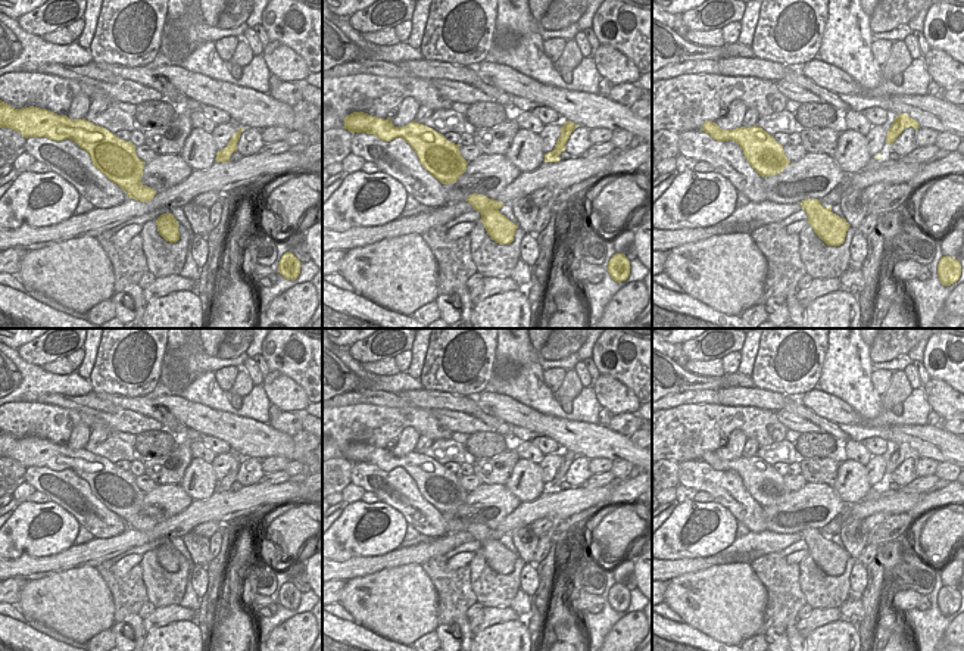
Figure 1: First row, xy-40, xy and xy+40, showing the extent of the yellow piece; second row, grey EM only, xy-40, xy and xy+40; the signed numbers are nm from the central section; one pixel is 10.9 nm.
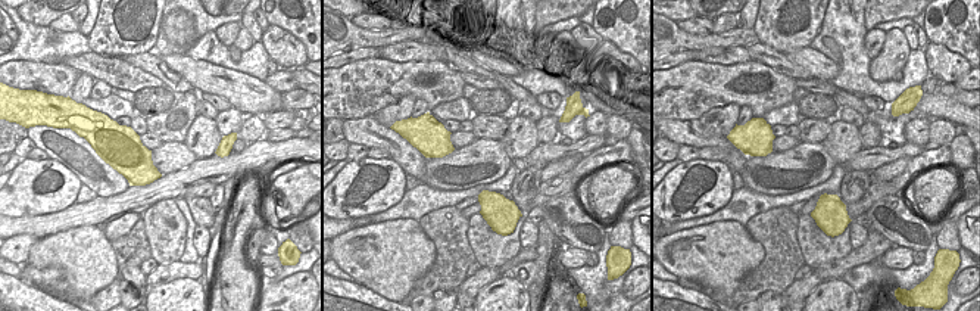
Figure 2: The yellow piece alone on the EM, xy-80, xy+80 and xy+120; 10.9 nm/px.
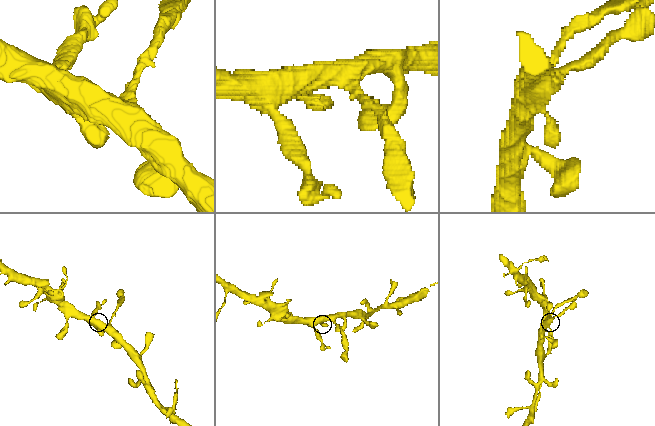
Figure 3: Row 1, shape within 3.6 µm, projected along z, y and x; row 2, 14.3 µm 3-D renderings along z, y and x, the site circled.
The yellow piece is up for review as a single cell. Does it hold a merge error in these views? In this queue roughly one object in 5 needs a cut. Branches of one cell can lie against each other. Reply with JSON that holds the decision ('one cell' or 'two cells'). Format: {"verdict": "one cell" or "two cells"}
{"verdict": "one cell"}

